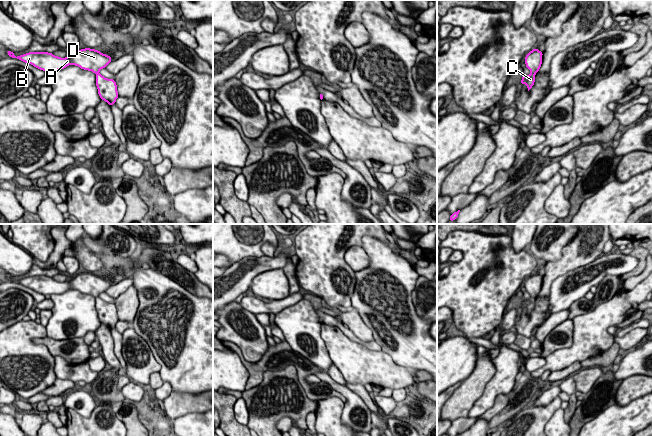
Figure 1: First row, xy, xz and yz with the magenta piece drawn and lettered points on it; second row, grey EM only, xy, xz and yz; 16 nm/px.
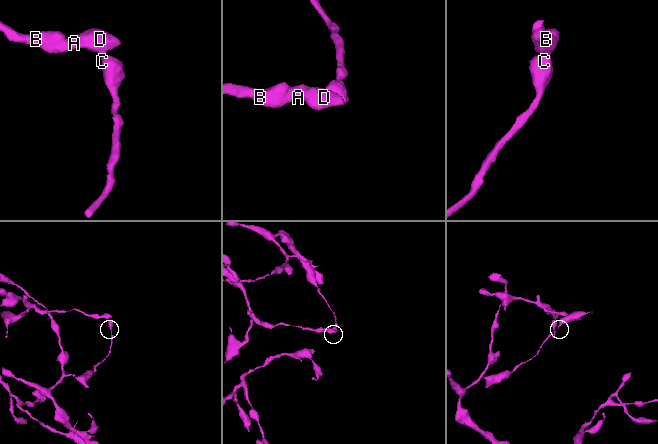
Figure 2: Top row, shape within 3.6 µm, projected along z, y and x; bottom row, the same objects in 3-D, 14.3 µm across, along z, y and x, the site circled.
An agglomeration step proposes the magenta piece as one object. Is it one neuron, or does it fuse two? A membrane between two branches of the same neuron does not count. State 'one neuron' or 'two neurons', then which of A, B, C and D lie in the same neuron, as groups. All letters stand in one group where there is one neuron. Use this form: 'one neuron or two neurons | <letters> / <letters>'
two neurons | A B D / C

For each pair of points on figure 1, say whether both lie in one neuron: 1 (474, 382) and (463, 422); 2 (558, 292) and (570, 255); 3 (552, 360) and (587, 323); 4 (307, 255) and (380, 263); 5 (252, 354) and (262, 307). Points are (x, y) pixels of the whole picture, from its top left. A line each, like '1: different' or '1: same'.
1: different
2: different
3: same
4: different
5: different

